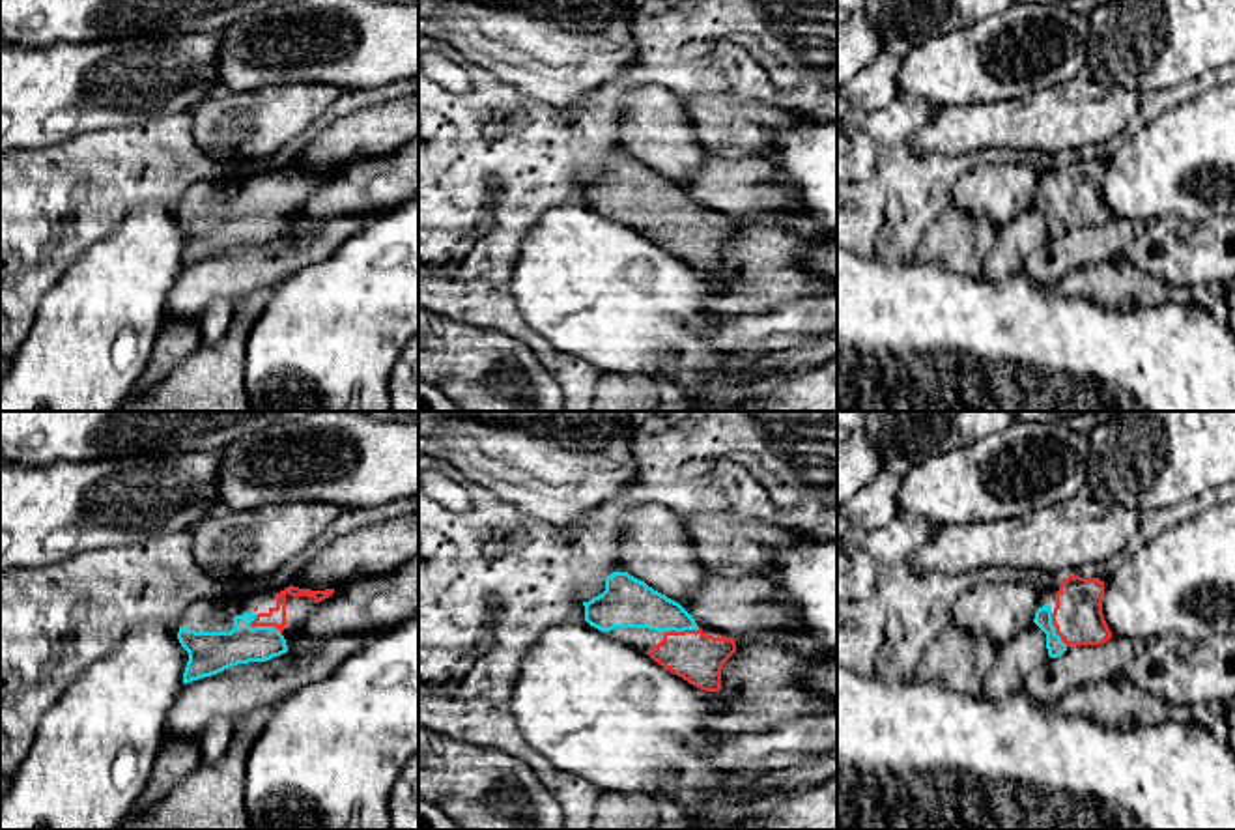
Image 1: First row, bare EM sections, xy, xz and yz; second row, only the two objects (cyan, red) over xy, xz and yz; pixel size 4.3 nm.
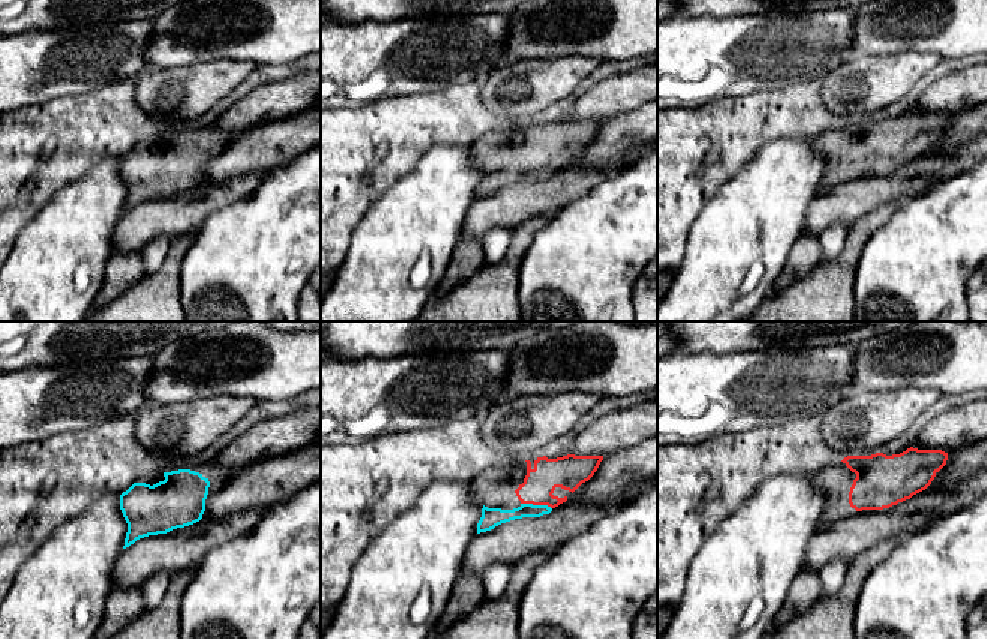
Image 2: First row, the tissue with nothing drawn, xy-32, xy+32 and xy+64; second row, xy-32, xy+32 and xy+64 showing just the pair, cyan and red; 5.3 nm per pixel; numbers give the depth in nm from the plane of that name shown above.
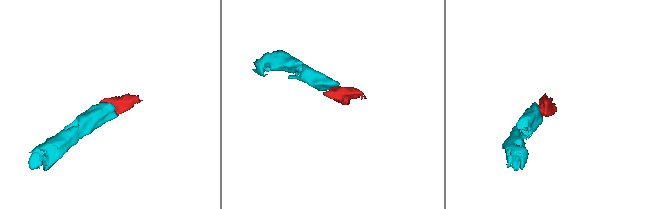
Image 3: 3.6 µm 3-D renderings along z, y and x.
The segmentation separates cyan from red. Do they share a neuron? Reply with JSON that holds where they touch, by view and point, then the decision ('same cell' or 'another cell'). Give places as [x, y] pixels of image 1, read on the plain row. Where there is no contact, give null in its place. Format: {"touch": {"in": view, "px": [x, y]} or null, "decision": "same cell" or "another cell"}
{"touch": {"in": "xy", "px": [266, 208]}, "decision": "same cell"}

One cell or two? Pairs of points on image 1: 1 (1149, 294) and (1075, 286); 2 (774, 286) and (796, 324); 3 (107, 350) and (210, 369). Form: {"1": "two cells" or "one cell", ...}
{"1": "one cell", "2": "two cells", "3": "two cells"}

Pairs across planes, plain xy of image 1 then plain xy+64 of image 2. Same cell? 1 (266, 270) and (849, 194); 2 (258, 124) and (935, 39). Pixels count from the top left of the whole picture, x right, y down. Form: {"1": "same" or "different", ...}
{"1": "same", "2": "different"}

